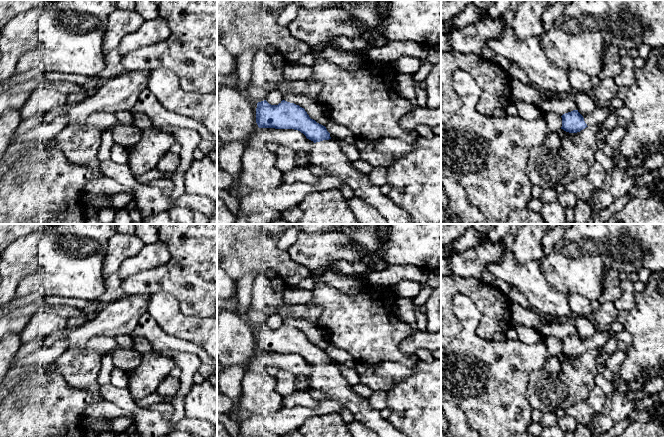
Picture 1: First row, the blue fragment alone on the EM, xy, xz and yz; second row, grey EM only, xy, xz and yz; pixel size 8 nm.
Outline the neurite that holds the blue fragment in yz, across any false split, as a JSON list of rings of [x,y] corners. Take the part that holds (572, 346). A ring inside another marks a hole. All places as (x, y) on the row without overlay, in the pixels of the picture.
[[[598,329],[592,338],[584,341],[578,336],[578,334],[573,334],[561,340],[561,353],[569,357],[577,357],[586,351],[601,348],[611,337],[610,329]]]

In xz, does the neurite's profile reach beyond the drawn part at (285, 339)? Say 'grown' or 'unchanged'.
grown

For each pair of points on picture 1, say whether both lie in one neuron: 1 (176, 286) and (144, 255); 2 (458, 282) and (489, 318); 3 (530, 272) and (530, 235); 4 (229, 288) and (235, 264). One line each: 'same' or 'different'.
1: different
2: same
3: different
4: different

